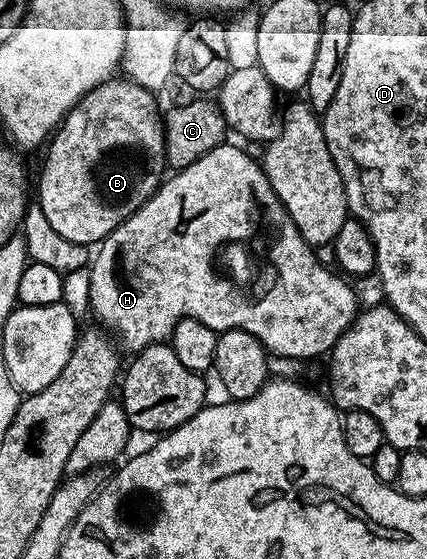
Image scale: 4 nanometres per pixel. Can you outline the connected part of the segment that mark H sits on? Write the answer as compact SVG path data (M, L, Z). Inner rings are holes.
M229 144L216 145L211 151L207 151L207 155L203 155L186 169L176 170L169 175L173 177L166 176L157 186L157 191L152 193L123 224L115 227L111 235L107 235L104 241L100 242L91 261L89 308L92 316L95 315L102 321L98 322L116 338L122 350L140 351L152 345L168 342L177 324L185 317L190 317L199 319L199 323L207 323L207 327L211 327L218 335L226 333L228 329L247 331L255 335L255 339L259 339L259 343L265 346L274 358L321 357L324 353L326 356L332 350L333 344L349 330L350 323L357 318L357 293L340 272L324 265L317 258L314 246L307 244L303 235L299 235L299 227L295 227L289 212L275 195L262 162L258 158L256 161L251 154L244 153L239 146Z

